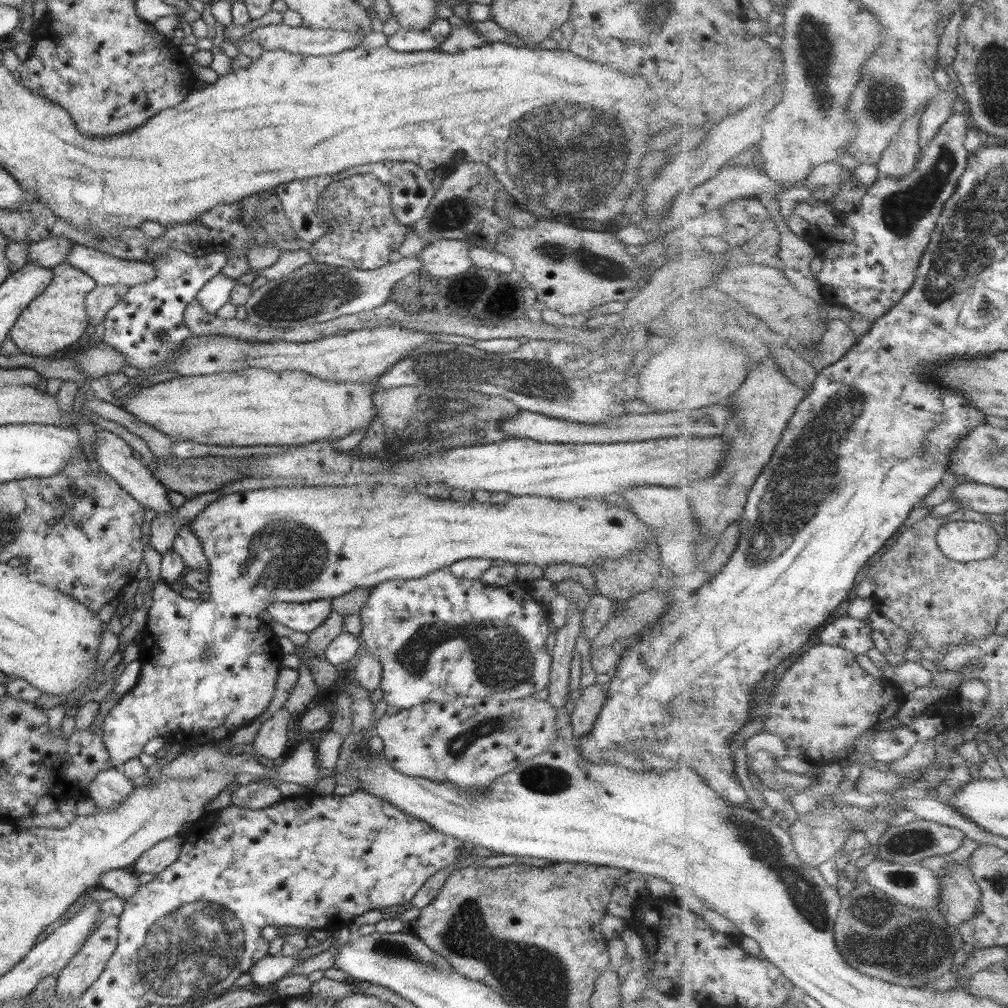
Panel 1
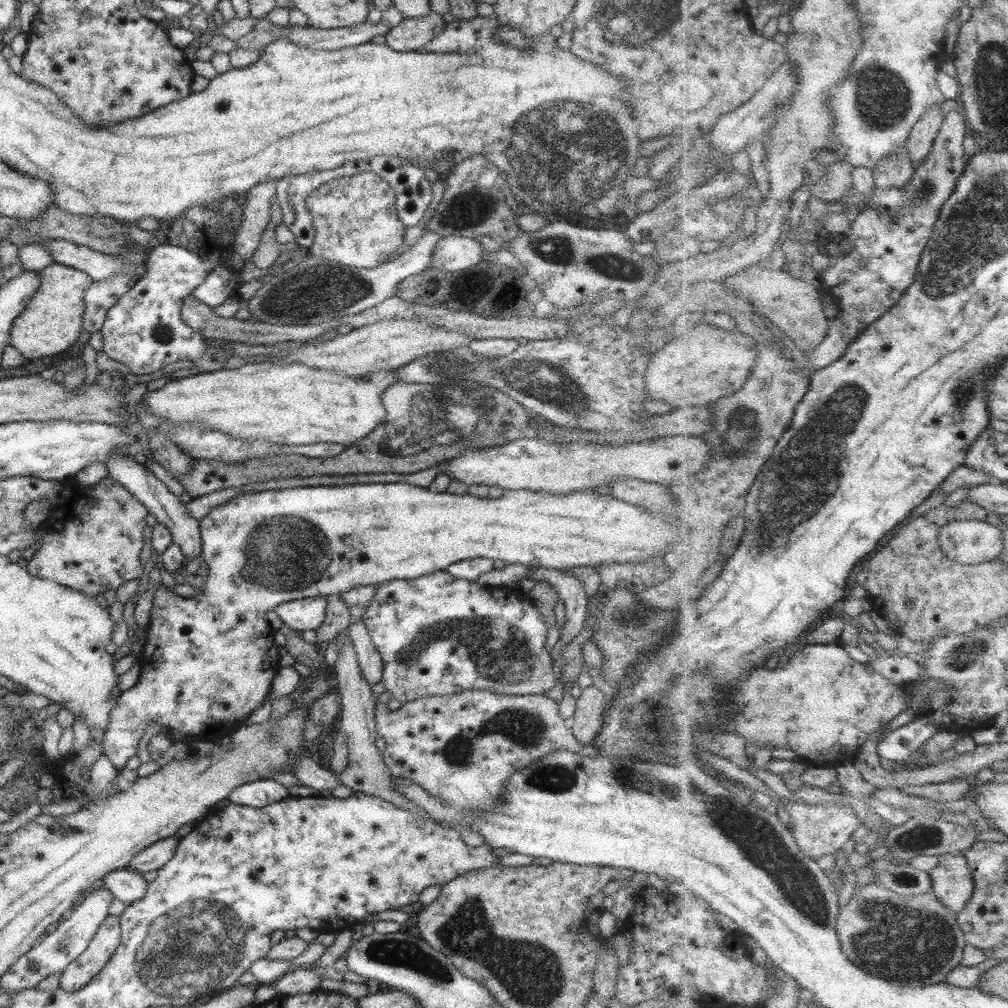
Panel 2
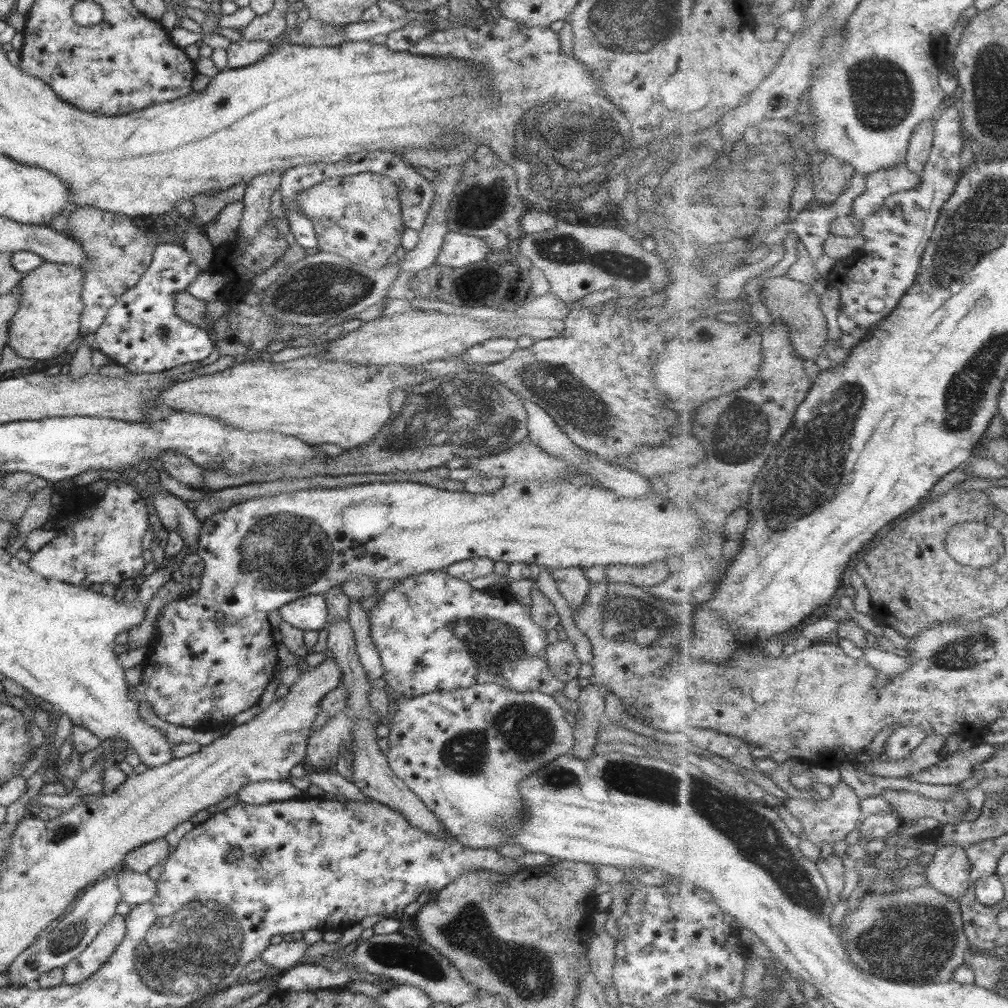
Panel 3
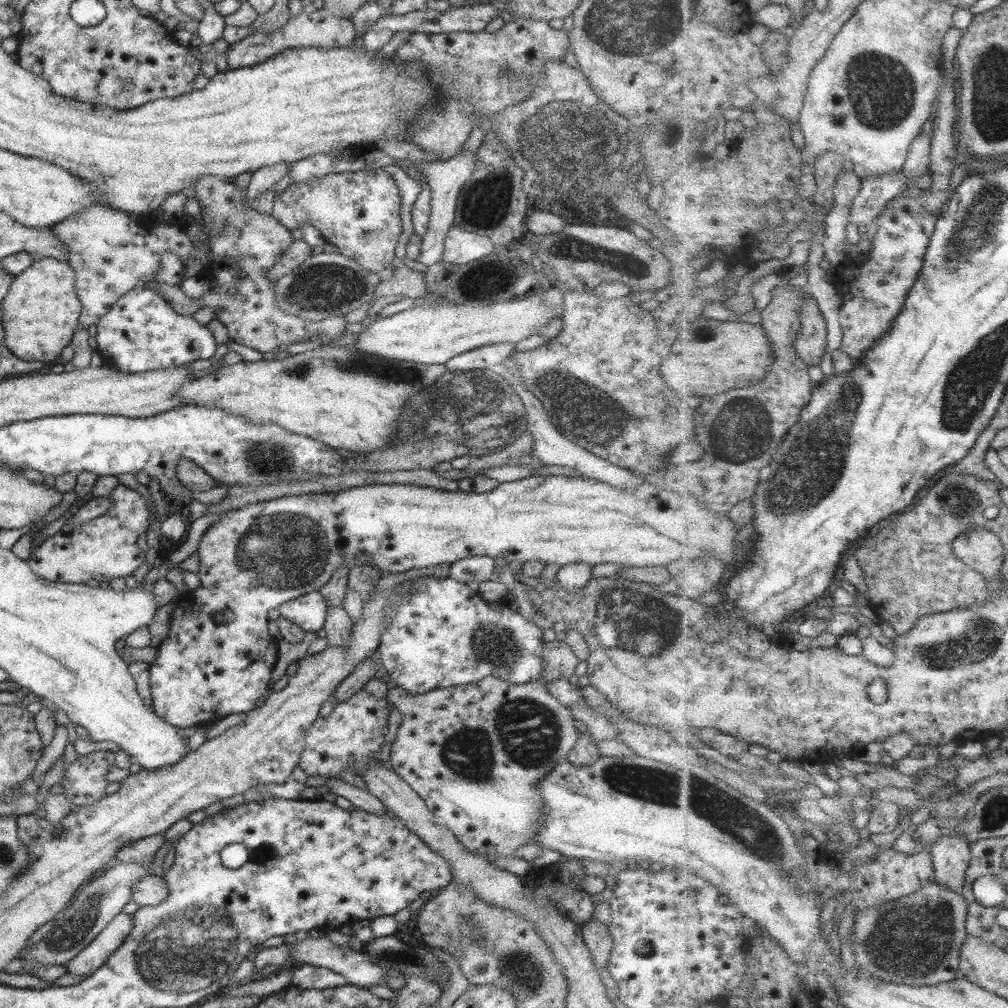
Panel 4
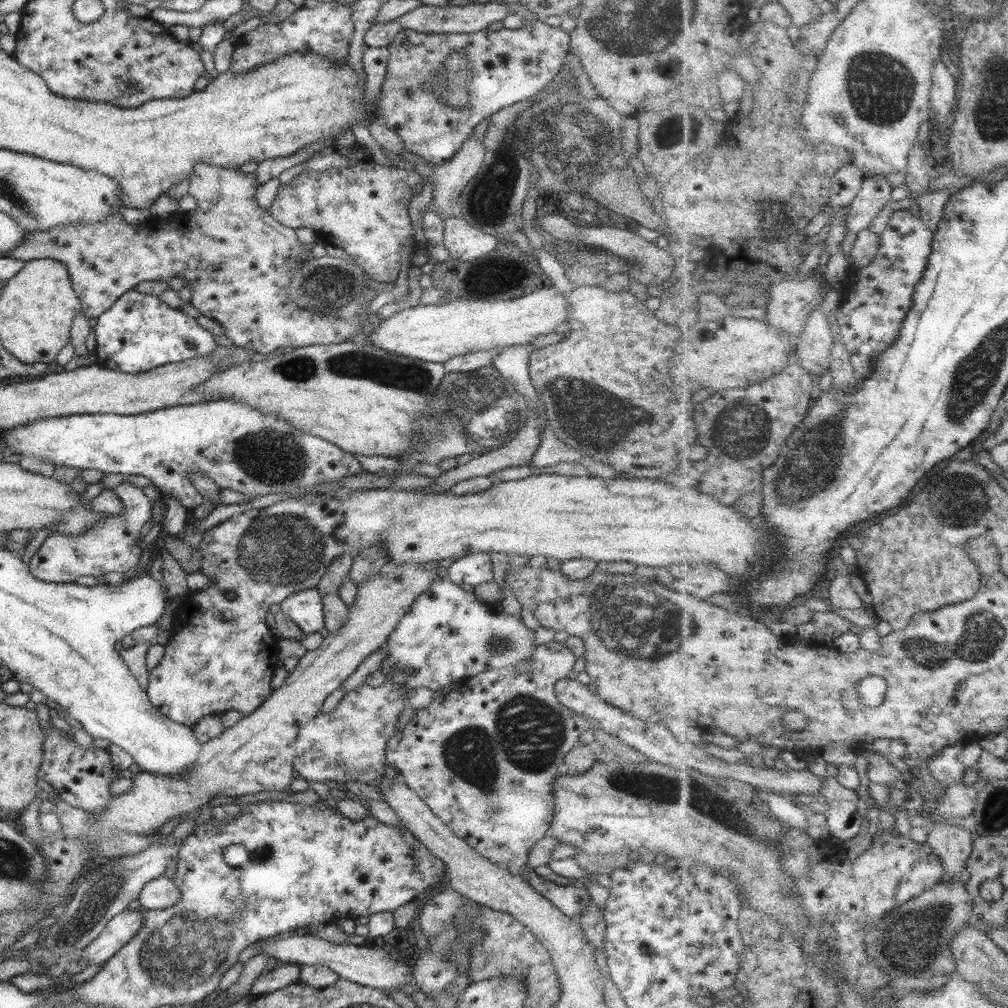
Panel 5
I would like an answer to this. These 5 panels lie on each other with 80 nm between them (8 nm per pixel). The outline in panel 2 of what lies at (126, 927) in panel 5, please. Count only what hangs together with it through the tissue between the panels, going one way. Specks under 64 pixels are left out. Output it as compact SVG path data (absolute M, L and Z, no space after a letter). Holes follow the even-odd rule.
M108 915L99 924L85 951L59 974L58 988L71 992L87 984L111 958L119 938L118 916Z

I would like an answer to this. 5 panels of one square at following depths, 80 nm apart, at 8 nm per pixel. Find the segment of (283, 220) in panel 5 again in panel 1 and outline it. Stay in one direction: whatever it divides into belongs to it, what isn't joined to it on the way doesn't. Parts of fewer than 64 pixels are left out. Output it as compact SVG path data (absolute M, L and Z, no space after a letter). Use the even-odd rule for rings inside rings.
M371 173L355 174L327 185L318 200L318 213L326 222L328 231L307 245L306 251L311 256L311 260L329 264L329 266L343 266L343 268L357 270L375 270L385 266L388 263L389 254L399 248L406 234L406 226L399 224L391 212L389 195L389 188Z

